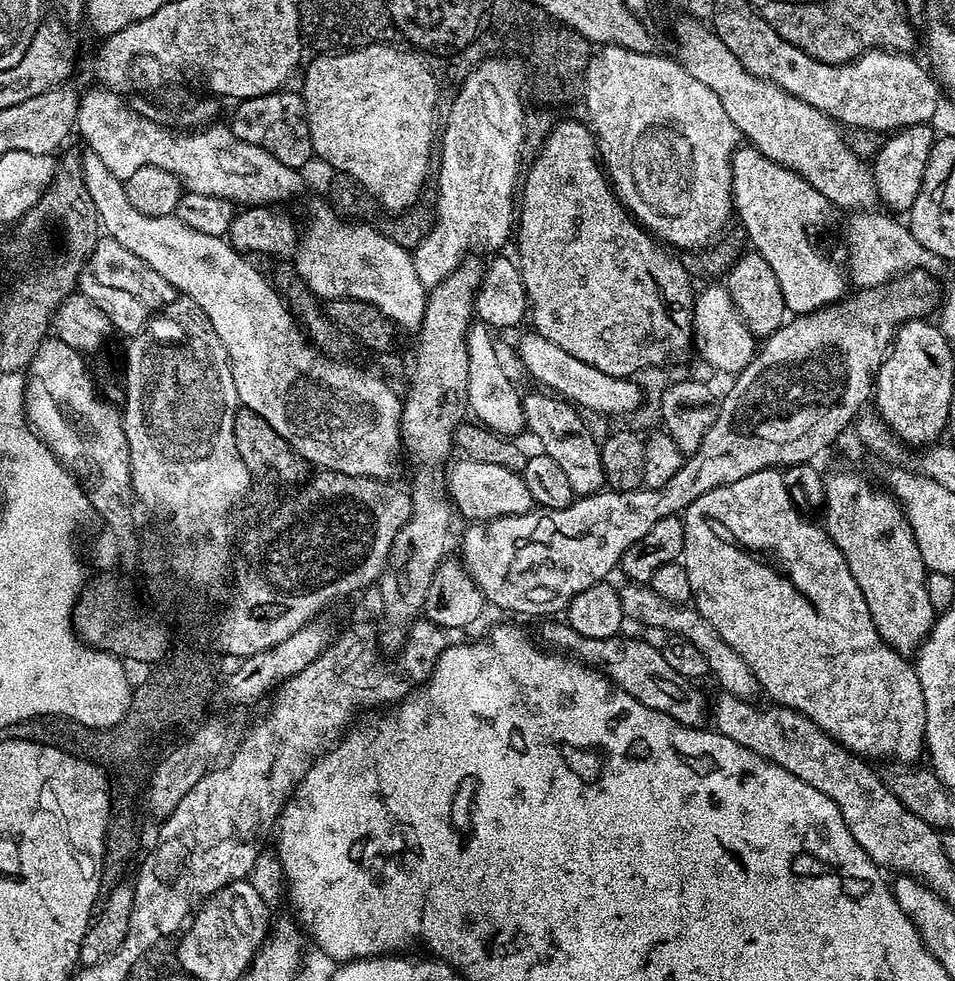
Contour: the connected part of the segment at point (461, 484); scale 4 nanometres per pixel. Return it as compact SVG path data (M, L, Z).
M460 458L460 461L449 467L446 472L446 492L454 505L455 511L465 516L465 521L479 522L481 520L493 520L499 516L513 516L514 514L526 514L533 511L534 501L530 494L530 488L526 486L523 475L514 470L506 470L506 466L489 466L486 462Z

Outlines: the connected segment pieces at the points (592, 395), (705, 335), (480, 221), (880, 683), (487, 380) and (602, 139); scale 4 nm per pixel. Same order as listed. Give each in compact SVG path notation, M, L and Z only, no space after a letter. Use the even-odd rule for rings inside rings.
M528 330L521 338L520 360L525 370L540 383L537 385L581 409L589 408L592 412L609 412L612 416L620 416L623 412L634 411L642 400L641 389L635 379L604 374L602 370L574 358L574 354L566 354L562 346L554 346L554 342L542 338L535 330Z
M712 282L709 288L695 293L694 303L691 305L692 313L692 339L694 348L700 351L700 356L712 368L720 372L735 374L741 372L758 351L757 337L744 325L744 320L738 314L734 302L730 298L727 287Z
M504 63L485 64L468 80L467 87L464 88L463 95L460 100L457 100L455 112L452 112L451 124L449 124L446 133L446 146L438 152L440 158L440 189L436 192L436 216L434 212L434 219L431 221L428 232L422 238L422 242L417 244L412 252L412 261L414 262L414 270L418 272L418 282L422 284L425 290L431 290L438 286L438 282L445 280L448 275L455 270L458 265L469 255L475 252L475 248L500 248L504 243L509 243L510 237L514 232L514 193L518 188L518 177L522 172L522 161L520 158L520 147L525 140L524 128L524 114L526 111L526 104L520 101L520 96L525 91L524 87L520 85L520 75L517 74L515 65Z
M767 468L758 470L754 474L746 474L746 478L738 478L738 482L730 482L702 494L689 506L682 514L684 521L684 554L682 563L686 570L686 575L690 578L690 590L692 591L691 603L726 638L726 643L734 646L742 658L746 658L746 666L754 670L754 678L758 678L760 687L765 697L769 696L769 701L775 702L782 708L793 708L795 712L800 712L814 726L818 726L830 738L834 738L843 746L855 752L861 758L873 758L872 756L892 756L896 762L916 762L919 756L925 751L924 731L926 730L926 702L922 698L922 686L918 682L918 674L911 659L897 654L897 652L885 642L878 634L874 626L874 618L870 618L870 609L866 606L866 598L862 598L862 590L858 582L854 582L854 574L850 574L850 566L846 566L846 558L842 558L842 550L828 536L827 531L819 523L811 524L806 517L800 516L796 509L796 504L792 501L790 486L784 480L783 471ZM698 516L716 516L720 518L736 536L740 536L744 542L760 548L774 548L780 552L780 558L784 564L696 564L696 526L698 526Z
M476 322L468 330L466 338L468 407L471 415L476 415L473 417L485 428L497 432L499 436L516 438L519 437L519 432L525 431L524 403L521 393L516 393L516 388L512 385L512 380L508 377L508 372L504 369L499 354L496 353L496 344L492 341L492 336L494 336L493 329L487 324Z
M609 44L591 53L591 59L588 61L587 68L582 73L583 80L584 104L588 107L588 117L586 117L586 120L594 133L598 152L602 157L603 167L606 169L606 175L620 203L628 209L629 213L649 233L655 234L665 245L673 244L673 246L668 245L673 249L697 248L697 250L700 250L705 246L711 245L725 231L724 223L727 222L728 215L731 217L734 212L734 201L732 199L732 155L735 154L737 148L741 147L742 144L742 137L738 126L734 126L734 122L730 122L730 117L726 114L726 109L723 108L722 102L718 102L714 90L709 90L703 82L698 82L698 78L693 78L691 74L686 74L683 66L677 64L671 55L651 56L647 50L635 52L634 50L620 48L617 44Z

